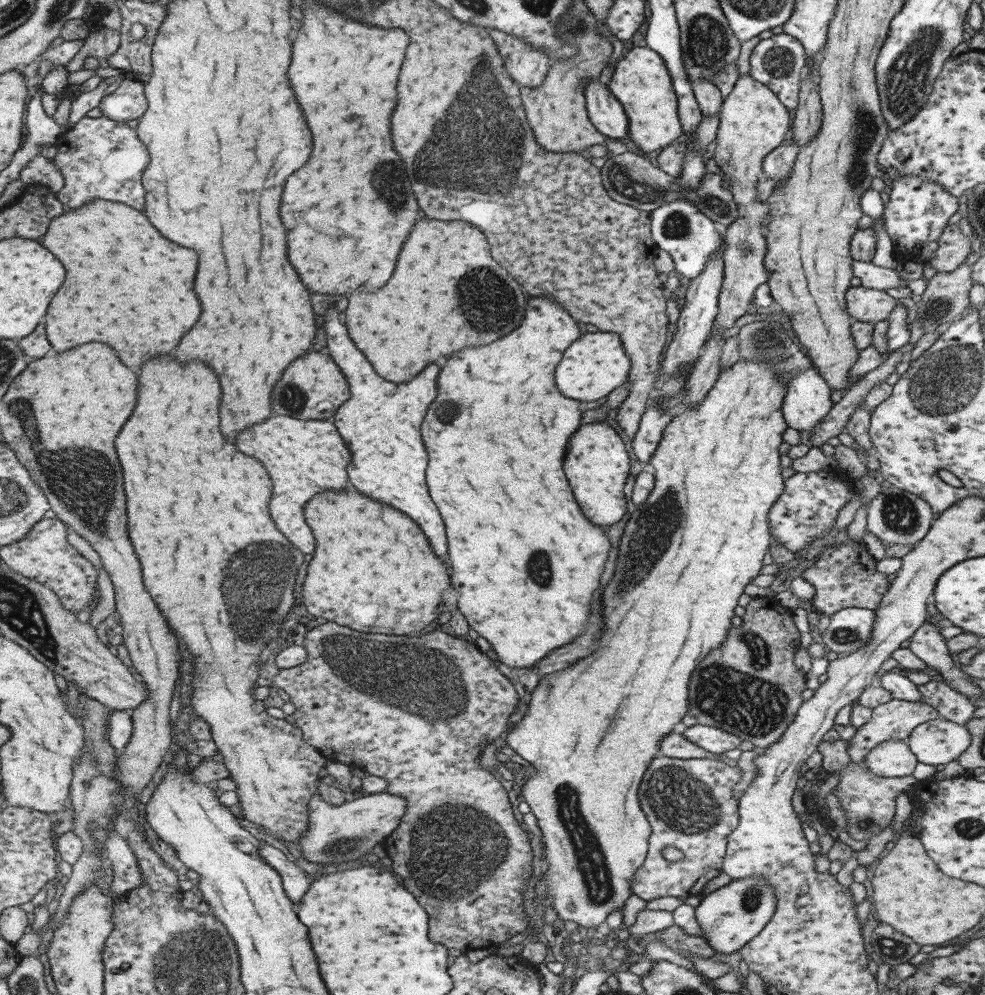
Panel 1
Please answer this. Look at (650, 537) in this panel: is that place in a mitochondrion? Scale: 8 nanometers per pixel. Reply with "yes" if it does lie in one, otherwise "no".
yes

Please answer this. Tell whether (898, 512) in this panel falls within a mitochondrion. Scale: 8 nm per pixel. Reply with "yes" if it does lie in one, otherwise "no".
yes

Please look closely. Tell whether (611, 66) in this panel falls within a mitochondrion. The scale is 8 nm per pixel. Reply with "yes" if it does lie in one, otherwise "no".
no

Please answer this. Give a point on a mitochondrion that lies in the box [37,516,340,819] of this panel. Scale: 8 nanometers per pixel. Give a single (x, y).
(250, 606)

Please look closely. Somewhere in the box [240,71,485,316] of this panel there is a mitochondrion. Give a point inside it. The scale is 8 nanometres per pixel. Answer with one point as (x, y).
(389, 182)

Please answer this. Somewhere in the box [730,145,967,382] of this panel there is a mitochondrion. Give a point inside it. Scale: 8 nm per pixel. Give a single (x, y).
(765, 342)

